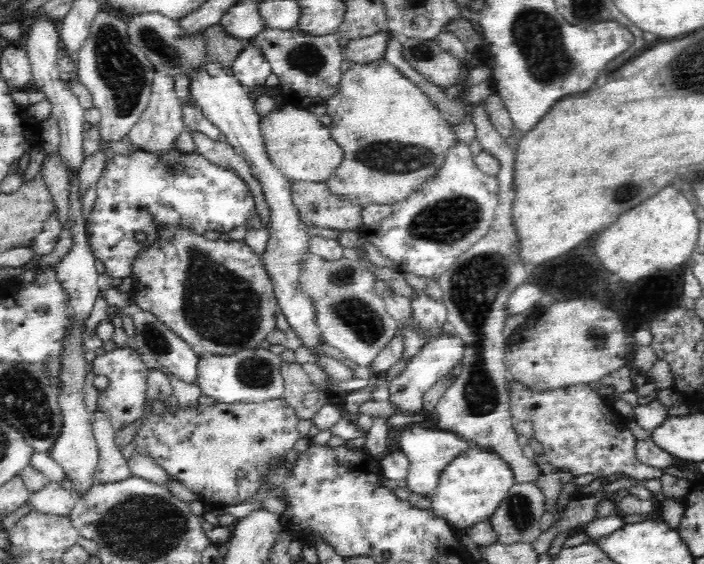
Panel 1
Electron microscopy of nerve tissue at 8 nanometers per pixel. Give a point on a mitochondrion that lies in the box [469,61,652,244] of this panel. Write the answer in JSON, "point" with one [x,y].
{"point":[626,191]}

